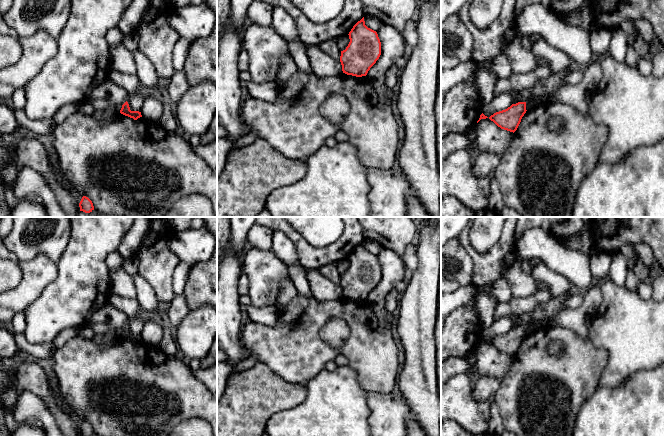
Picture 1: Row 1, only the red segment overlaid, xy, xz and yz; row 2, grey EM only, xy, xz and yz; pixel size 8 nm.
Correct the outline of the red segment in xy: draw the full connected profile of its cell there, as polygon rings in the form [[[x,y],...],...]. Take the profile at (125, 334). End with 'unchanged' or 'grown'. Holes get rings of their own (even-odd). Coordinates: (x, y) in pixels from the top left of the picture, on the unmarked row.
[[[126,325],[120,334],[120,337],[137,344],[138,342],[142,341],[141,336],[139,335],[131,335],[128,326]]]; unchanged

